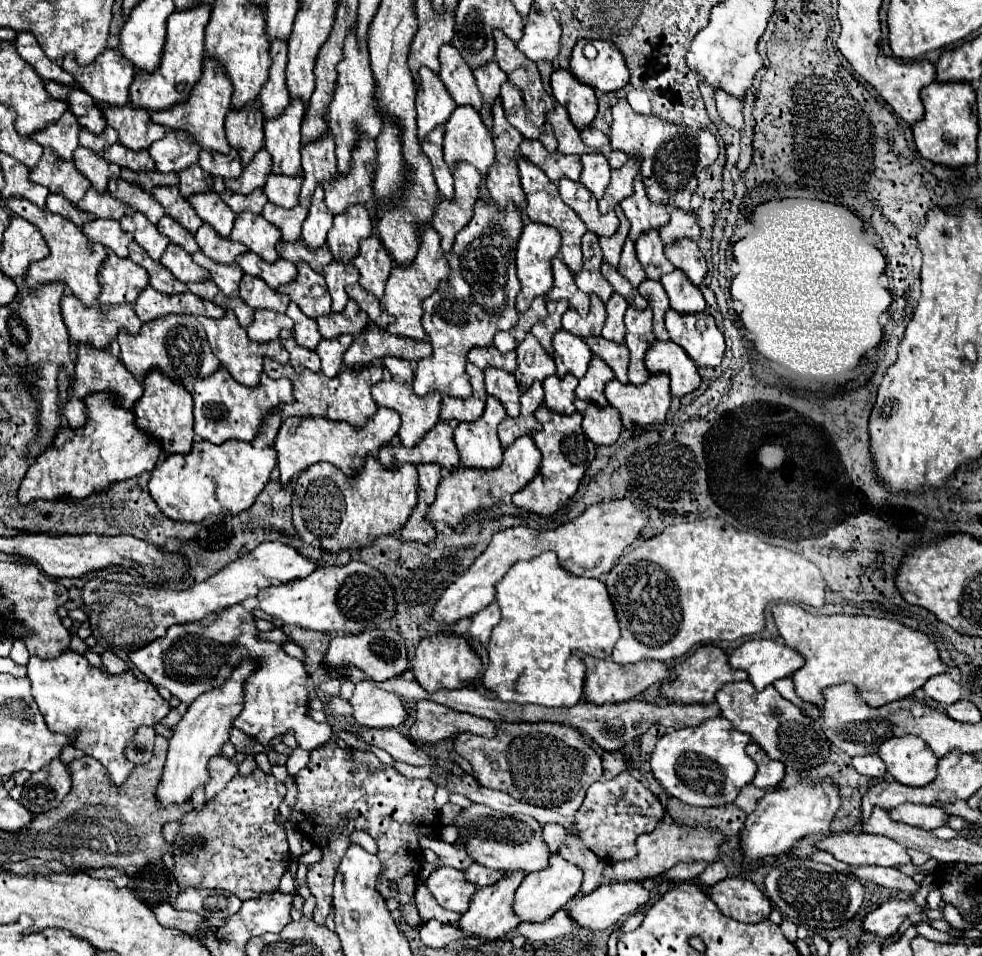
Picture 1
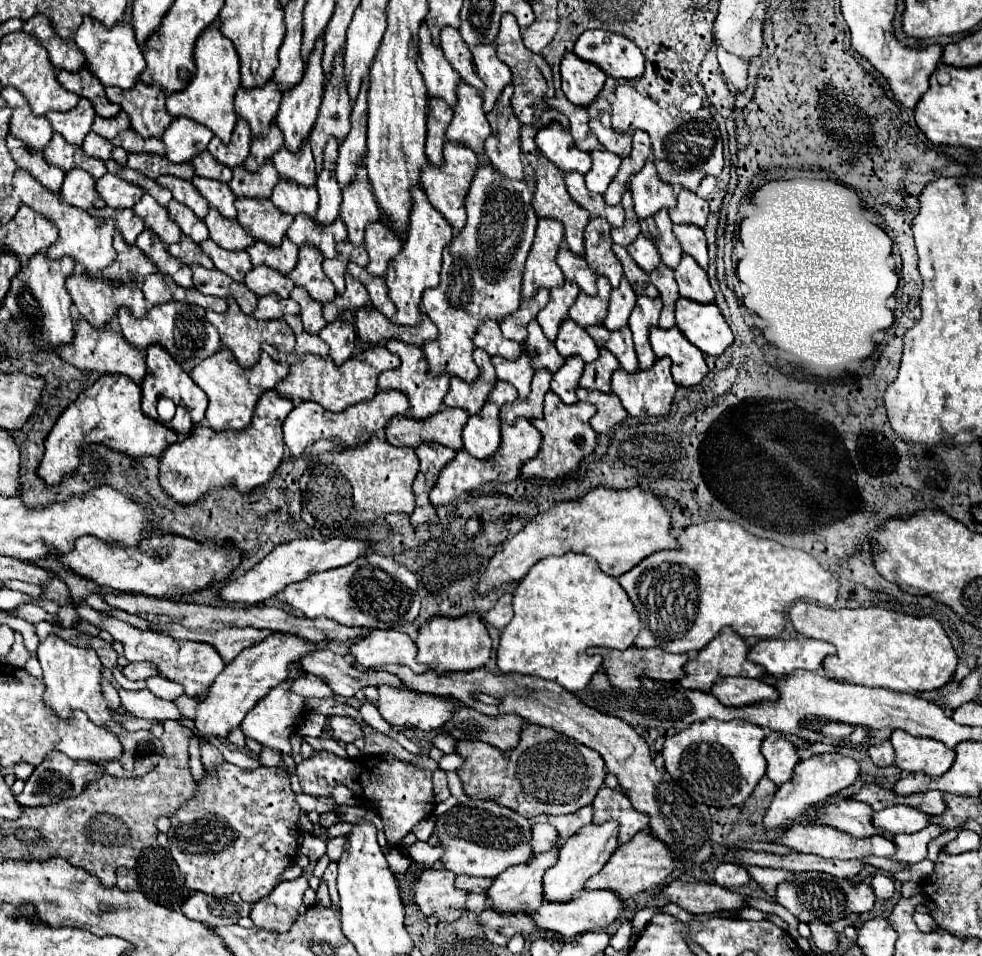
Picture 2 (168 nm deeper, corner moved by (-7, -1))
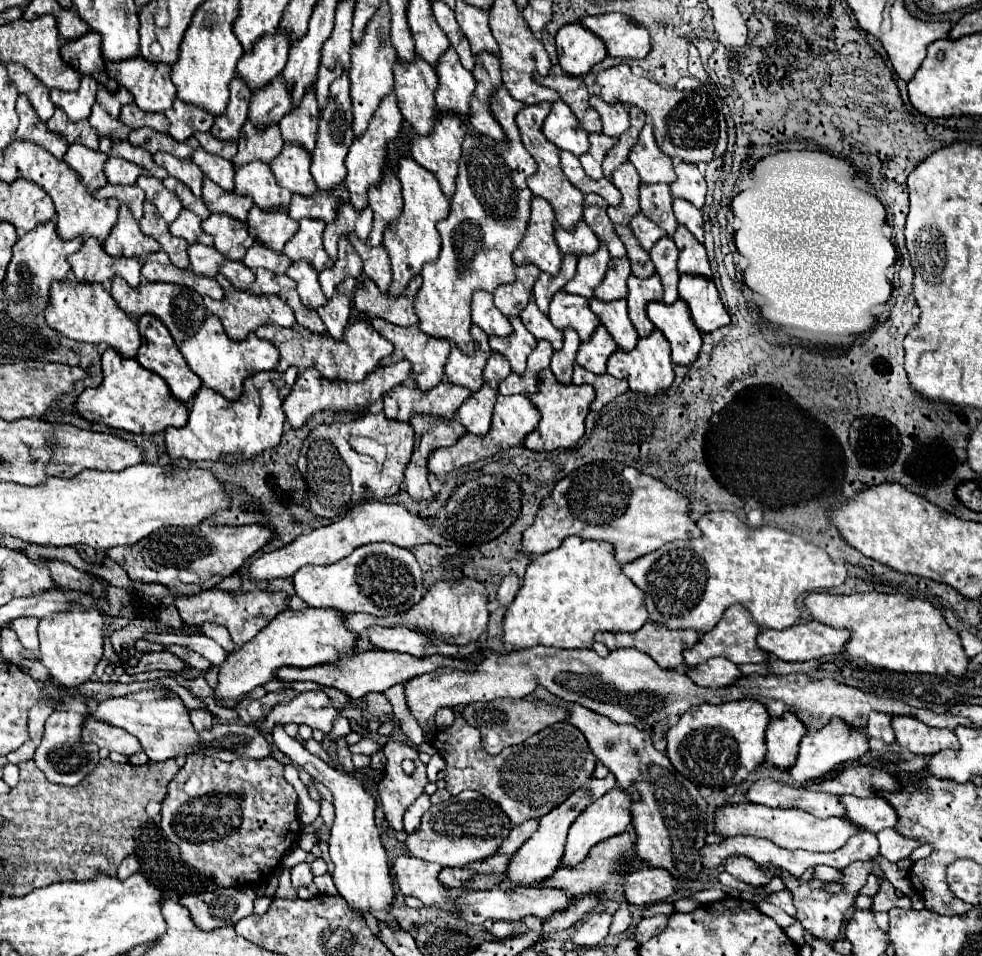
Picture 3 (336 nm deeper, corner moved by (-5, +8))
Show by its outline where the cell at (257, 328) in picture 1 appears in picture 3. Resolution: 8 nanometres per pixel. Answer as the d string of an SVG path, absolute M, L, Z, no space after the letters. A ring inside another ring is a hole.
M266 268L256 270L256 280L250 286L252 294L278 294L282 288L296 288L296 282L286 274L272 274Z

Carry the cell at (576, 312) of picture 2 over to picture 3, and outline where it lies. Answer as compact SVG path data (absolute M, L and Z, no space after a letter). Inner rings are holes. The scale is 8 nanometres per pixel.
M600 242L600 248L594 254L582 254L578 258L576 276L566 282L564 290L570 294L592 298L594 288L604 280L608 262L610 262L610 254L606 248L606 242Z

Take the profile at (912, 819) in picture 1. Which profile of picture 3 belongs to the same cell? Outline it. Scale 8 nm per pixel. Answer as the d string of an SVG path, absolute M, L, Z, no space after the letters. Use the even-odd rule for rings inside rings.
M840 796L842 806L846 808L846 818L854 826L860 826L868 832L880 832L884 828L894 828L898 822L896 812L882 796L856 798L856 796Z

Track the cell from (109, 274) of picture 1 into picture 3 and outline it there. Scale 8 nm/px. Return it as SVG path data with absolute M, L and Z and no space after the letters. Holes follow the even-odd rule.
M122 204L118 222L114 224L112 232L104 240L104 250L116 258L118 256L140 256L140 258L144 258L146 254L160 250L160 244L140 230L138 220L132 216L128 206Z

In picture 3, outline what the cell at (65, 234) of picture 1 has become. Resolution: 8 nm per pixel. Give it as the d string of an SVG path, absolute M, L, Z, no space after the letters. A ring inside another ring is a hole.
M12 140L6 148L6 154L16 160L16 166L18 166L22 178L28 178L28 180L36 182L38 186L42 186L48 192L48 196L54 200L56 226L58 226L58 234L64 240L70 240L74 236L84 236L84 238L94 236L100 242L104 242L104 238L110 234L110 230L118 218L120 204L116 198L108 198L108 200L94 198L82 184L76 170L72 170L64 160L54 158L48 150L44 150L42 146L38 146L34 142Z

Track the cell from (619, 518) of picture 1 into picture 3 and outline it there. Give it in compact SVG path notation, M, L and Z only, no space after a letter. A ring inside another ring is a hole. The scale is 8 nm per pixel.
M592 462L570 472L554 486L552 494L544 498L536 522L524 532L522 550L538 556L558 548L562 540L572 534L614 544L616 560L628 564L668 542L698 538L702 532L690 518L690 500L684 494L632 466Z

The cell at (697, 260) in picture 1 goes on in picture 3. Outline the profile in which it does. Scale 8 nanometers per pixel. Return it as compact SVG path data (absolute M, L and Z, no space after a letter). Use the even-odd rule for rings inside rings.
M676 198L676 200L674 200L674 214L676 214L678 222L684 224L684 226L694 234L694 238L696 238L698 242L704 242L702 212L700 212L696 206L692 206L690 202L686 202L686 200L682 200L682 198Z

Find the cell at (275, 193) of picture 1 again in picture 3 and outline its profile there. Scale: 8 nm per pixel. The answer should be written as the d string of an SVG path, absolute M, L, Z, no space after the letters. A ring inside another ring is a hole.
M308 86L302 102L280 120L280 130L284 142L296 142L312 152L318 130L318 102L314 86Z

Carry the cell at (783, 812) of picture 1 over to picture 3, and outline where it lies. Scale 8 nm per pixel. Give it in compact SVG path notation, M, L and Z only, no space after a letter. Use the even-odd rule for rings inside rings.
M832 718L822 730L808 732L800 742L800 752L798 752L796 764L790 770L792 780L810 782L810 780L824 778L828 772L834 770L834 766L838 766L846 760L856 760L856 758L864 756L870 750L870 746L868 746L868 738L862 730L864 728L852 728L848 722L844 722L840 718Z

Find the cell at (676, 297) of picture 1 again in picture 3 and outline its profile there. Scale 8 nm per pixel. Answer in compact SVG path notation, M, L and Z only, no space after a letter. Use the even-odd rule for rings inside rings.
M686 226L676 228L674 232L674 242L680 250L680 260L678 260L678 270L684 274L700 274L706 278L712 278L712 270L710 270L710 262L708 262L708 254L704 244L700 244L688 230Z

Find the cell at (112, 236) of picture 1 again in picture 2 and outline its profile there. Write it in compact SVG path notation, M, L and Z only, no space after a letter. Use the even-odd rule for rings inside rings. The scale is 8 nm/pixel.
M104 207L104 209L90 209L88 213L92 217L96 217L96 219L110 219L110 221L114 221L114 227L120 231L120 235L130 245L134 245L136 237L144 231L142 219L138 219L132 209L130 211L110 211L108 207Z

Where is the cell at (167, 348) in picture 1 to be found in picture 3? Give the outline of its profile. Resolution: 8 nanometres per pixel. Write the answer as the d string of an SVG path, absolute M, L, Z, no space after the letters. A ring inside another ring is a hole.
M116 276L116 278L112 278L110 294L120 304L120 308L126 314L134 316L134 318L140 318L142 314L158 316L164 322L164 326L170 330L170 334L176 340L176 344L184 342L184 338L188 338L188 334L196 332L200 322L206 316L206 306L204 306L202 296L198 292L186 288L186 286L180 286L180 284L146 282L146 284L140 284L138 288L132 288L132 286L128 286L128 282L124 282L120 276Z

